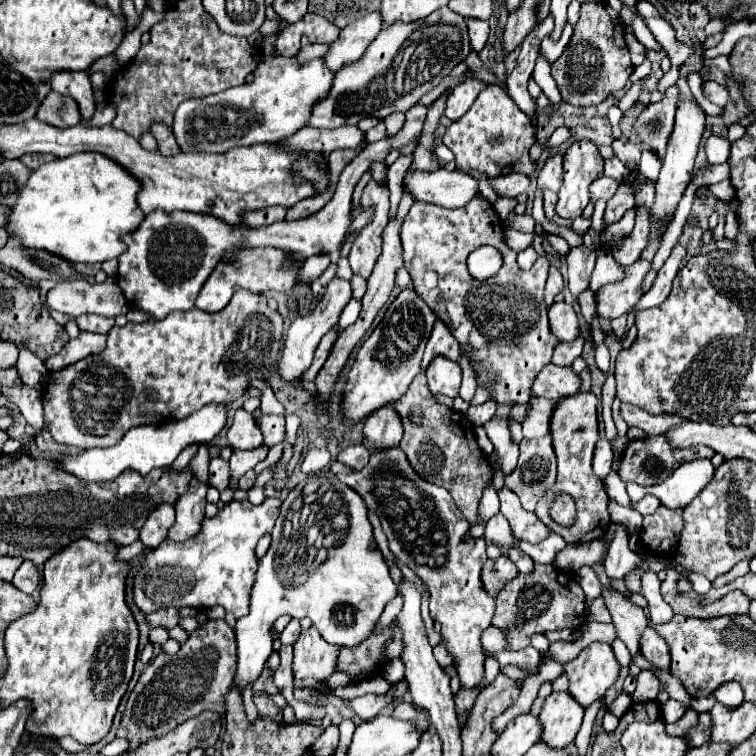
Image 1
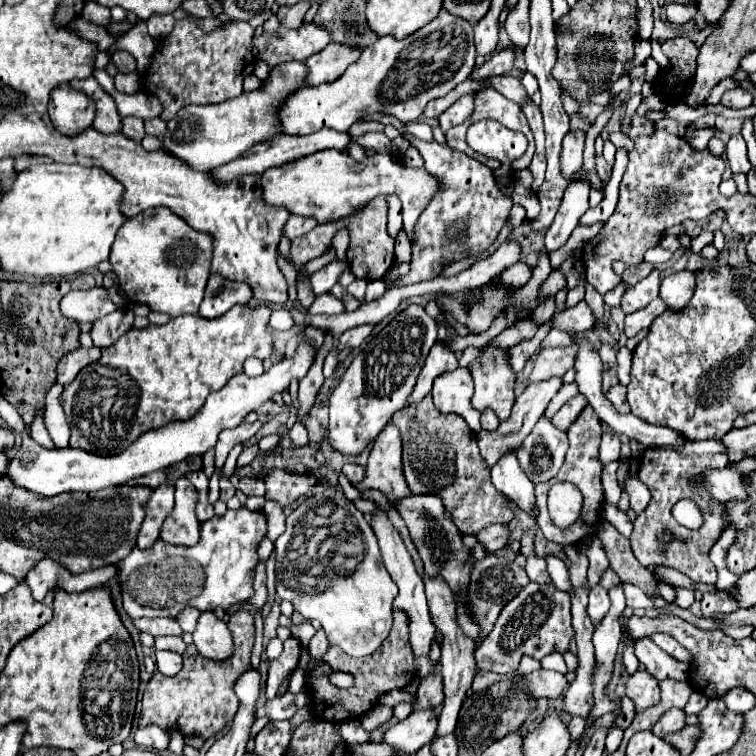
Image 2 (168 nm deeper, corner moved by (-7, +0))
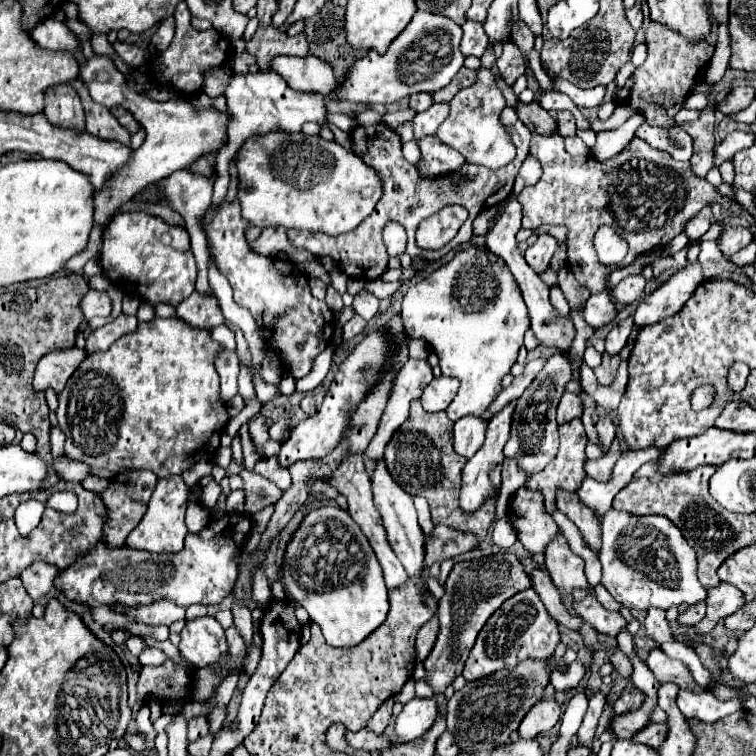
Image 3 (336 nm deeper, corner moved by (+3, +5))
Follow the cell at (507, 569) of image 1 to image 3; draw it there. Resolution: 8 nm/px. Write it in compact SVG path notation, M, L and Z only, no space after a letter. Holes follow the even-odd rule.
M498 552L492 556L482 556L478 560L462 560L454 564L444 586L446 592L438 604L438 618L440 618L438 640L430 656L424 660L426 670L424 682L434 690L434 694L444 694L444 690L462 672L468 652L474 646L476 636L490 618L490 614L496 608L500 608L504 600L508 600L520 590L526 590L528 586L530 580L512 552Z

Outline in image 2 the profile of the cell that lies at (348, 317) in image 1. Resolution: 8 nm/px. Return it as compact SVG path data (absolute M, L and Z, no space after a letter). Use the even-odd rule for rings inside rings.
M325 292L314 299L314 303L308 309L308 315L314 315L314 313L342 313L342 311L344 311L342 301L331 292Z

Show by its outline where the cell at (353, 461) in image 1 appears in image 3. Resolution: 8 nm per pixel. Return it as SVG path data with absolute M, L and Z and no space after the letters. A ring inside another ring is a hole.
M356 454L356 456L346 456L340 464L340 468L336 472L332 472L330 480L328 480L334 488L338 488L340 494L344 494L348 498L348 514L352 516L352 520L362 528L362 532L366 534L370 546L374 548L376 552L376 558L384 570L384 580L386 580L386 586L388 590L394 590L394 588L400 588L406 584L408 576L406 576L406 570L402 568L400 560L394 556L392 548L390 548L390 542L388 542L388 534L386 534L386 528L382 524L382 516L380 512L376 510L374 506L374 500L372 500L372 490L370 490L370 476L366 474L366 468L364 468L364 462L362 462L362 456Z

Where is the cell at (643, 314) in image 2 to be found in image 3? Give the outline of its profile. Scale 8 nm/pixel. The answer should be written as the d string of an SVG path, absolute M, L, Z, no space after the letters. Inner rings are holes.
M628 316L618 326L614 326L606 336L606 352L618 354L626 346L626 340L628 340L632 328L634 328L634 316Z

